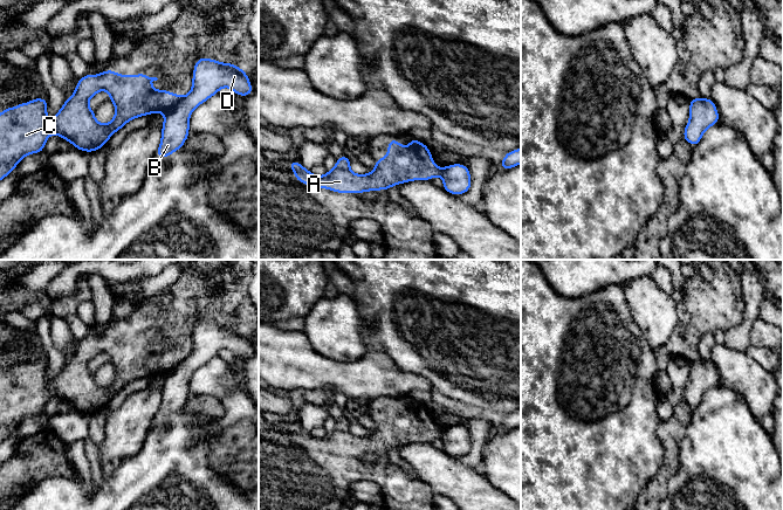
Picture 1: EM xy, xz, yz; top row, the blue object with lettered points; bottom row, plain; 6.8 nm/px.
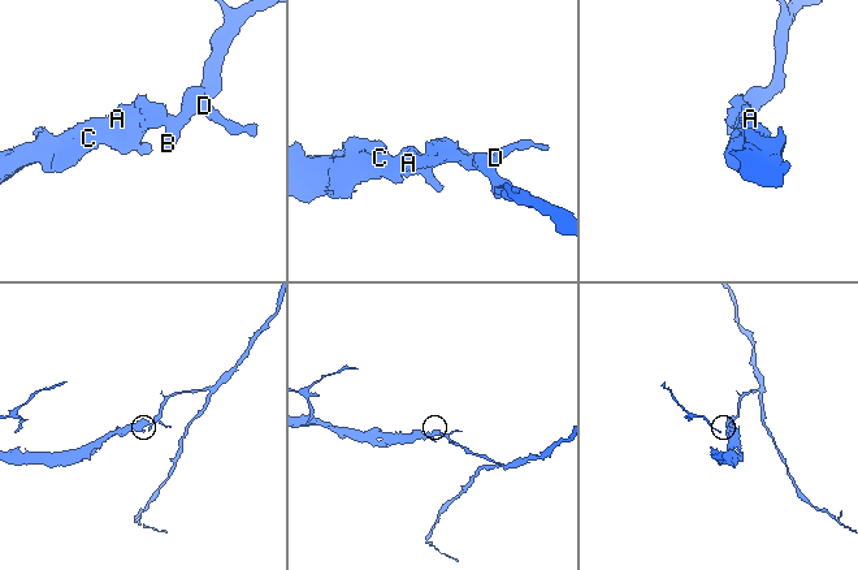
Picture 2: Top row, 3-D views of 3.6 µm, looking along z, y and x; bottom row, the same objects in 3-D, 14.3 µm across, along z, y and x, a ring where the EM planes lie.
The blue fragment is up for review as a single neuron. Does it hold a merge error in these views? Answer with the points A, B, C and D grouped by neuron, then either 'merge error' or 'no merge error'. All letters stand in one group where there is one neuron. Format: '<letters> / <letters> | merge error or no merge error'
A C / B D | merge error

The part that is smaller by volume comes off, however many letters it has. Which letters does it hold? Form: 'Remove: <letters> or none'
Remove: A, C

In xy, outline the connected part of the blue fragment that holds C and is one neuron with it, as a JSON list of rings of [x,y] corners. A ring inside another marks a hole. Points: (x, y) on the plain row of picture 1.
[[[104,332],[98,337],[87,336],[77,342],[77,347],[71,359],[64,363],[51,384],[47,381],[47,360],[33,360],[29,365],[19,365],[16,370],[5,370],[0,374],[0,443],[26,418],[42,414],[51,395],[56,395],[59,400],[68,402],[77,412],[90,415],[102,411],[110,399],[128,384],[140,378],[169,373],[183,359],[178,356],[169,354],[167,351],[152,351],[150,347],[157,342],[157,339],[149,339],[144,335],[138,337],[118,337],[115,332]],[[101,352],[109,354],[110,363],[116,370],[116,375],[108,386],[99,386],[95,380],[95,373],[88,367],[89,361]]]

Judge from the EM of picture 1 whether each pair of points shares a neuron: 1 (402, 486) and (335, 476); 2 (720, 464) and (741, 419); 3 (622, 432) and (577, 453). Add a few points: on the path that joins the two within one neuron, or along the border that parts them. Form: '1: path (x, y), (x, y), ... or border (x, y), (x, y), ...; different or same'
1: path (385, 474), (351, 473); same
2: path (728, 453), (729, 431); same
3: path (611, 432), (598, 432), (588, 442); same

